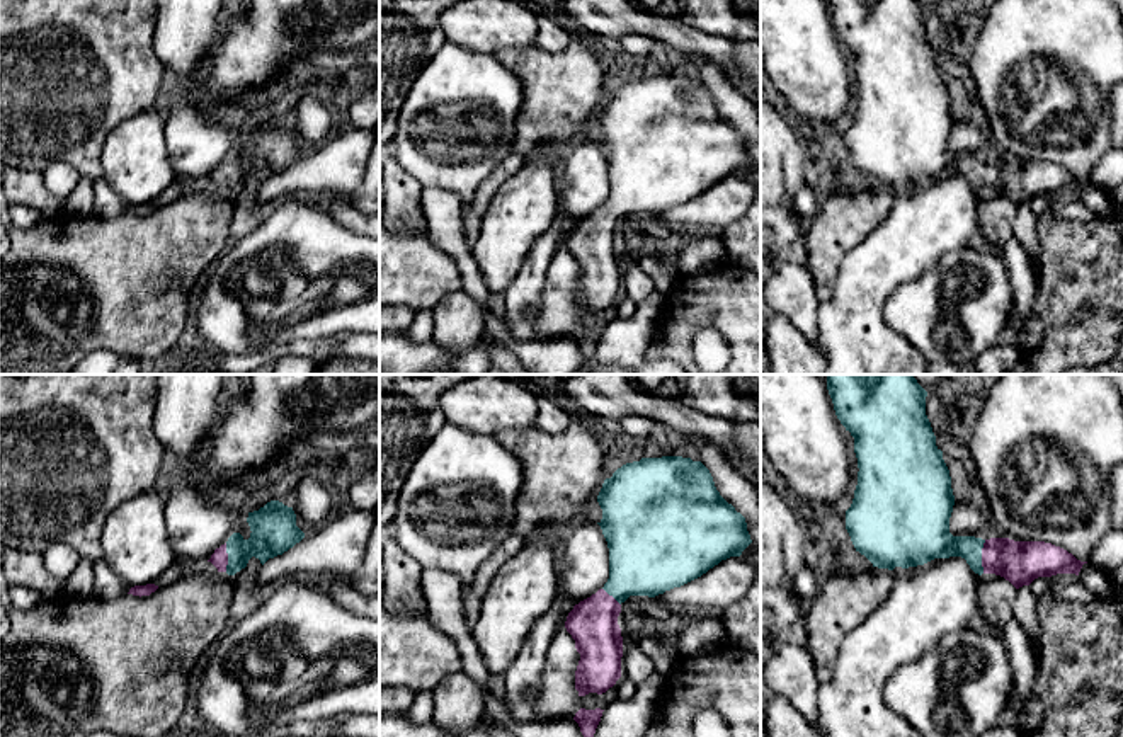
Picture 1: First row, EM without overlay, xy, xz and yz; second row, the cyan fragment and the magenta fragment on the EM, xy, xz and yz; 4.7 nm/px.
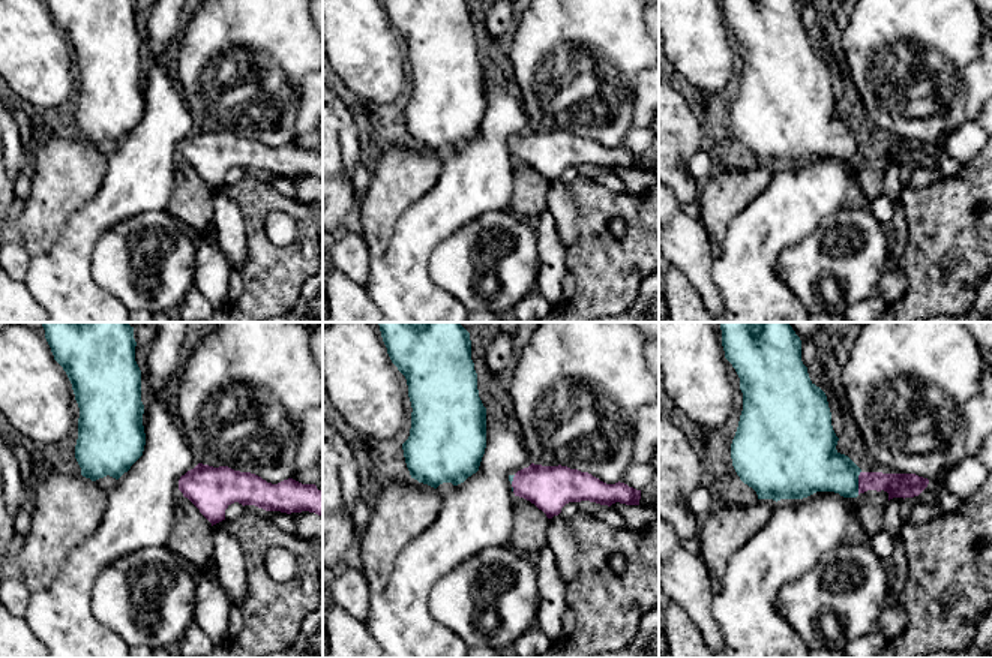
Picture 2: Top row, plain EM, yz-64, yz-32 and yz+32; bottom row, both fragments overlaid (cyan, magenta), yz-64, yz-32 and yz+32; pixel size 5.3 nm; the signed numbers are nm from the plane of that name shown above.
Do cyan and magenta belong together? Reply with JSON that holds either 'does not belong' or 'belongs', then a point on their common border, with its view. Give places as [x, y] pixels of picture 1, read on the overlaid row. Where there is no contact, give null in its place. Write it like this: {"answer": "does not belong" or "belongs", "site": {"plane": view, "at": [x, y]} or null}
{"answer": "belongs", "site": {"plane": "yz", "at": [980, 557]}}

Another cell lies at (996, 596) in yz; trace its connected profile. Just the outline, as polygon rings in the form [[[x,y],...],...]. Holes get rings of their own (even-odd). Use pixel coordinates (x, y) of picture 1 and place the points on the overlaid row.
[[[982,574],[977,597],[980,614],[977,626],[1002,633],[1002,626],[1014,616],[1016,587],[1000,575]]]

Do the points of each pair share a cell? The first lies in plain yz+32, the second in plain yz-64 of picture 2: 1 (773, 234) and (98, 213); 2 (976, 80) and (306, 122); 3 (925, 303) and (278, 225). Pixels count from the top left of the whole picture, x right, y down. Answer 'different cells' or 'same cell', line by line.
1: same cell
2: same cell
3: different cells

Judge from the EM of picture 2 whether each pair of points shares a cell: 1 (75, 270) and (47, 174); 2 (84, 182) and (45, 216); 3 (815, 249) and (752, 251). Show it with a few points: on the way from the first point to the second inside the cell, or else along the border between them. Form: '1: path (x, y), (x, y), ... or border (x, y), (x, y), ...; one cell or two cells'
1: border (87, 201), (68, 218), (51, 248), (42, 255); two cells
2: path (75, 186), (54, 207); one cell
3: border (815, 230), (776, 261), (775, 273), (785, 285); two cells

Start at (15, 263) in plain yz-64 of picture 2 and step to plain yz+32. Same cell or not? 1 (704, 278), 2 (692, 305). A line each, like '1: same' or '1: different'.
1: same
2: different

